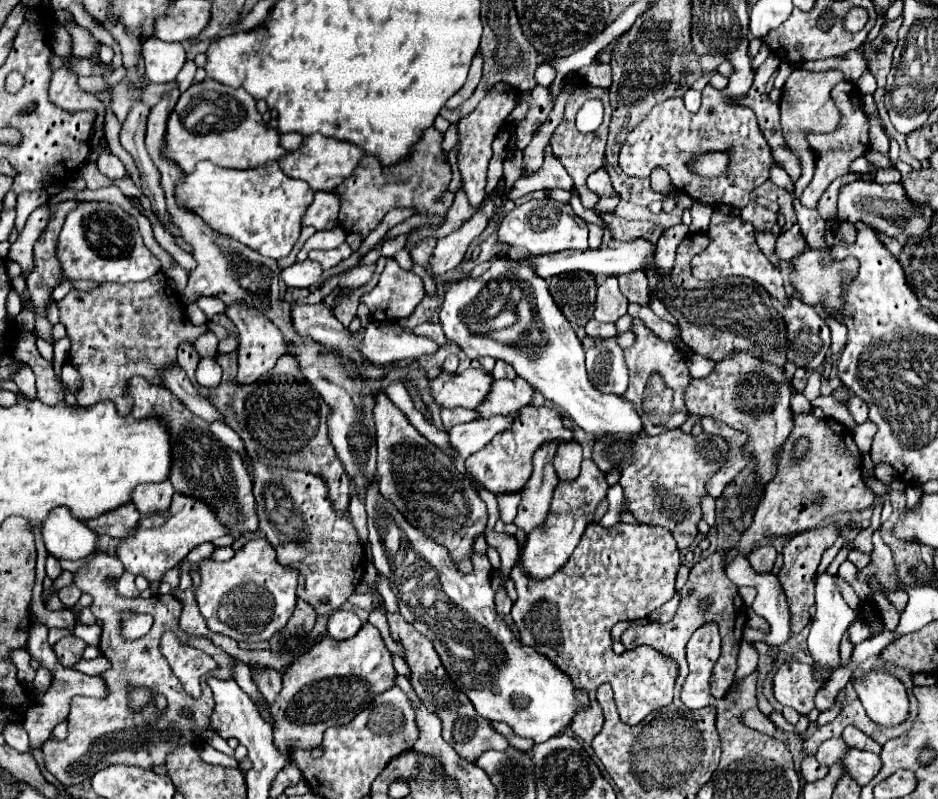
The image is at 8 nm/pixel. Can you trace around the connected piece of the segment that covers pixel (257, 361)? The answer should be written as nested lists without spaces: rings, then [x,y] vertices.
[[[234,304],[230,308],[226,308],[226,316],[236,324],[238,328],[238,338],[240,338],[240,346],[238,346],[238,374],[236,374],[236,382],[238,384],[252,384],[256,382],[260,376],[264,376],[266,372],[270,372],[276,364],[276,360],[286,354],[286,344],[280,336],[280,330],[268,322],[260,312],[252,312],[250,308],[244,308],[242,304]]]

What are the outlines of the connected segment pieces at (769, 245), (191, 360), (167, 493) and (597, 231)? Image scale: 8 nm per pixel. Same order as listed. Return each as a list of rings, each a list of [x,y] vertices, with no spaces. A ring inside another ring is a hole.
[[[756,230],[756,242],[760,246],[760,250],[770,258],[770,262],[774,266],[778,266],[778,258],[774,256],[774,244],[776,244],[776,236],[770,230]]]
[[[182,344],[178,348],[178,364],[180,364],[180,368],[184,368],[188,378],[192,380],[194,378],[194,368],[198,364],[198,354],[190,344]]]
[[[162,480],[160,484],[138,484],[130,496],[130,502],[136,506],[140,514],[152,514],[152,512],[166,512],[172,500],[174,488],[168,480]]]
[[[586,222],[588,224],[588,242],[590,242],[590,248],[598,248],[602,244],[602,234],[604,230],[592,222]]]

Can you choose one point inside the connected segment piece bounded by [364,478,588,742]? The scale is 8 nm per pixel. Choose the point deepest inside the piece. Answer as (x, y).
(455, 610)

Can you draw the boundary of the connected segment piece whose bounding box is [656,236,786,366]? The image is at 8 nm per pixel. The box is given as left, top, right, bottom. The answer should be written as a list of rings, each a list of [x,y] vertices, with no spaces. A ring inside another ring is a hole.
[[[686,236],[678,246],[670,278],[664,278],[656,288],[656,298],[680,324],[684,344],[694,354],[710,360],[722,360],[732,350],[744,350],[776,366],[786,364],[786,328],[782,316],[770,302],[770,294],[760,284],[744,278],[732,284],[696,280],[690,272],[692,256],[690,236]]]

